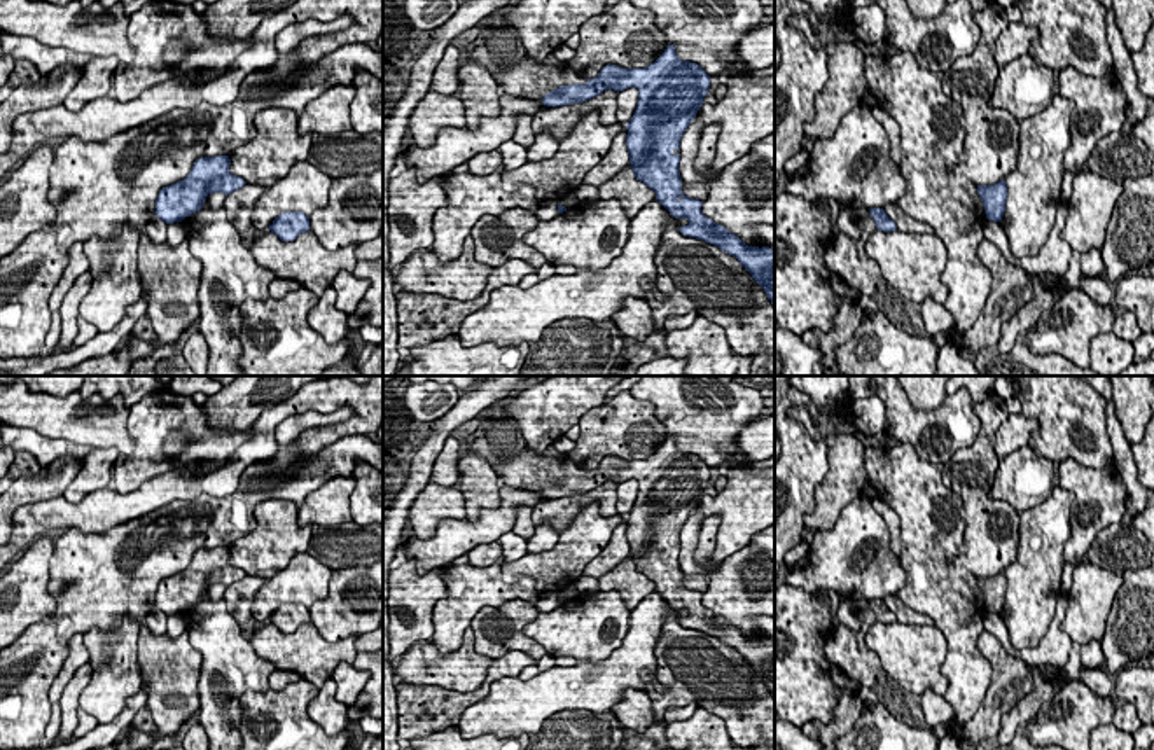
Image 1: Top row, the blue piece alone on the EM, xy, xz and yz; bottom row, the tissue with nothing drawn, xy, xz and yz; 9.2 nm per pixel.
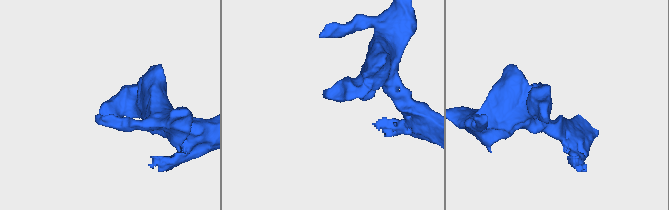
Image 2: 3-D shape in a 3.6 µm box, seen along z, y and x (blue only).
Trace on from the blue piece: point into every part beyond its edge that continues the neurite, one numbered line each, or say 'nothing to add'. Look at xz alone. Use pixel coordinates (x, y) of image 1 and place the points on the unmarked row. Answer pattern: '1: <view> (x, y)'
1: xz (528, 471)

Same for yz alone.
1: yz (862, 666)

